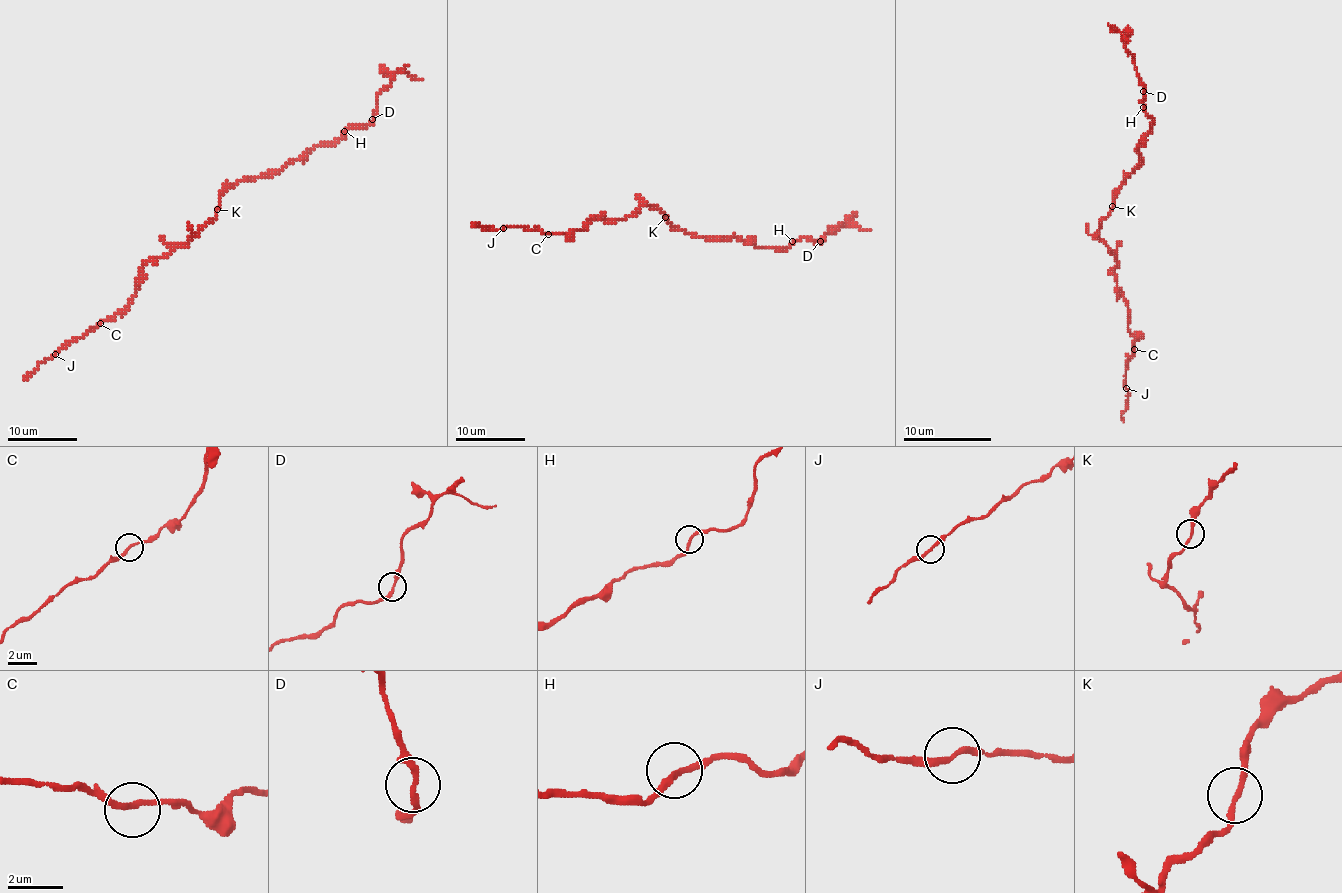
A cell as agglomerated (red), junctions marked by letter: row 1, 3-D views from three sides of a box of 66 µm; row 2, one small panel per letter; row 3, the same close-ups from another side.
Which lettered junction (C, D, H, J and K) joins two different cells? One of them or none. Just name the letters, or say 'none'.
none

